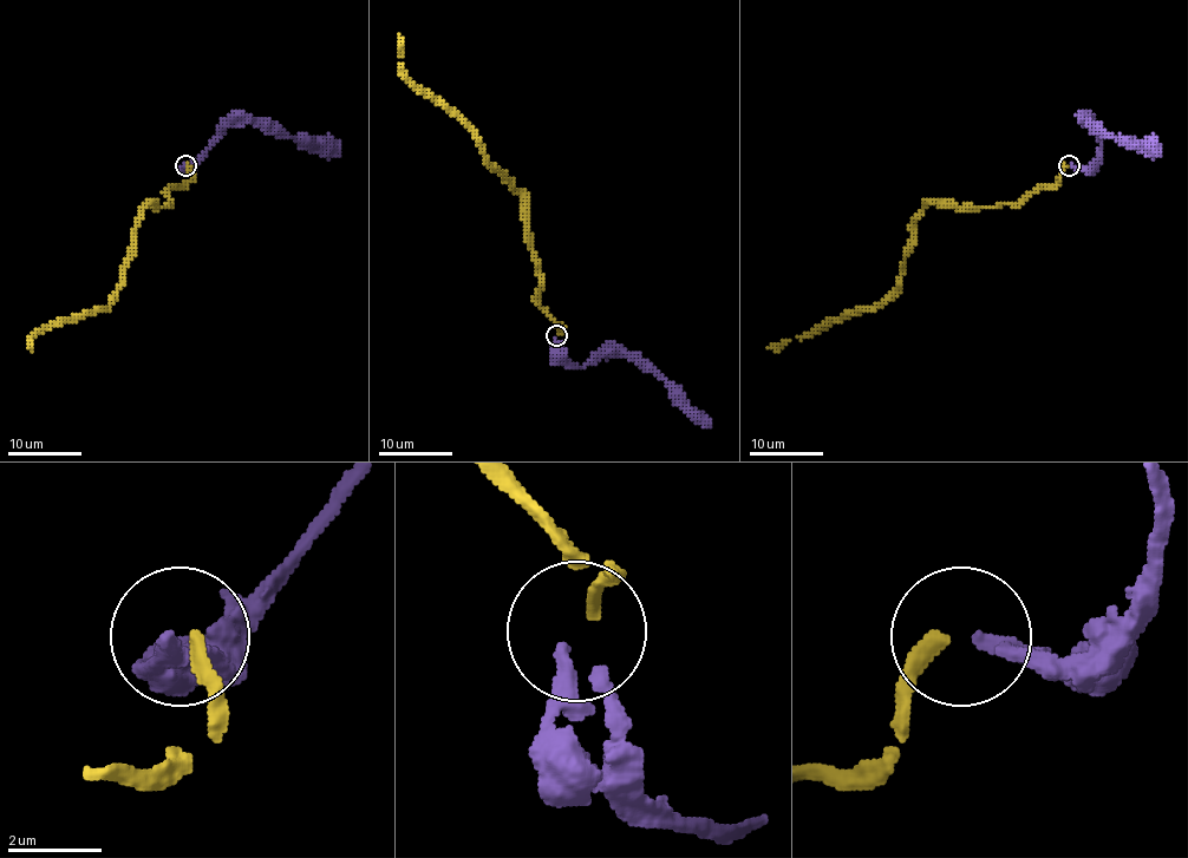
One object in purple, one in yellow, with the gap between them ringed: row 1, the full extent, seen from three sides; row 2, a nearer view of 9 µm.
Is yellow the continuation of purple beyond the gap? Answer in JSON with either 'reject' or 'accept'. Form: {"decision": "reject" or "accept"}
{"decision": "accept"}

